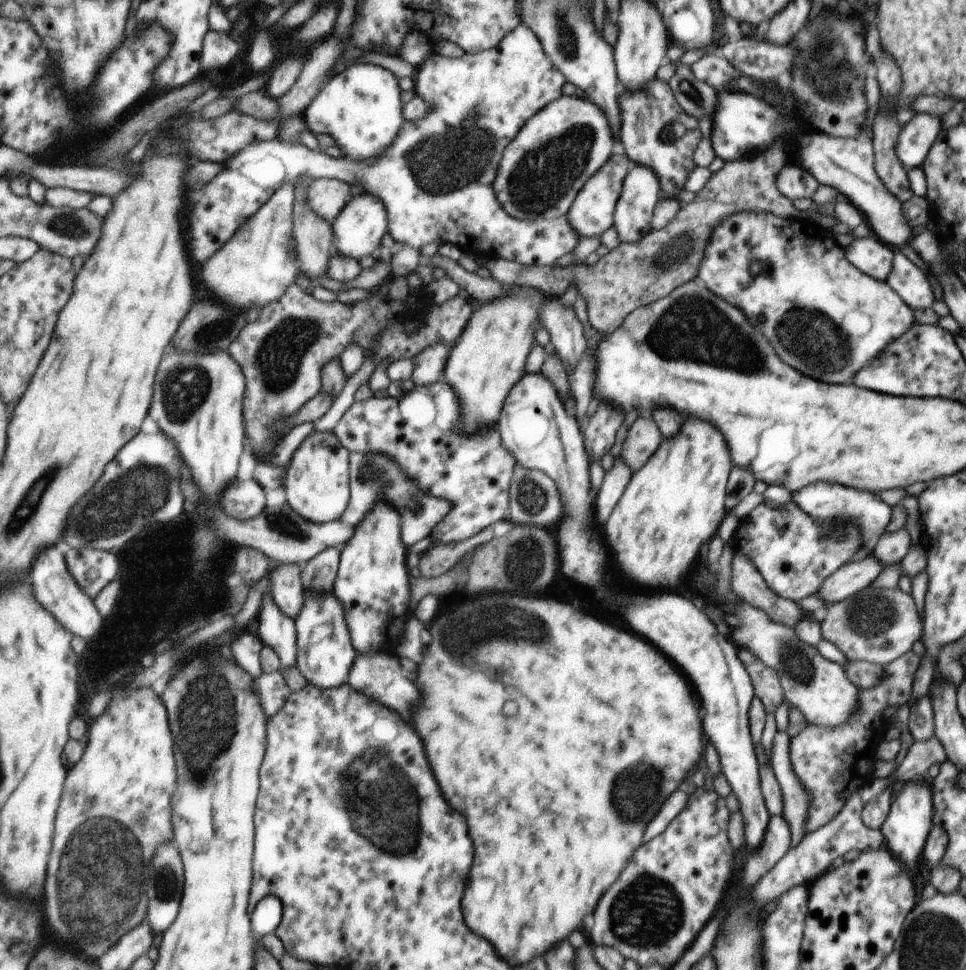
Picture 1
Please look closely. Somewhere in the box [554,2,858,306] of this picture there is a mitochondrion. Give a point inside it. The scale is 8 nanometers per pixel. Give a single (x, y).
(833, 85)

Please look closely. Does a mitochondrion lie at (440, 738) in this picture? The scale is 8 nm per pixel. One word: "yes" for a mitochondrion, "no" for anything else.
no

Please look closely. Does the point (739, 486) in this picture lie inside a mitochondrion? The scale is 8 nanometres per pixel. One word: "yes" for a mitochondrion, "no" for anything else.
yes

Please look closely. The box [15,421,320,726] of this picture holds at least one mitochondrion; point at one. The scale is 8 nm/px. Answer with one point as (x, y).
(143, 489)

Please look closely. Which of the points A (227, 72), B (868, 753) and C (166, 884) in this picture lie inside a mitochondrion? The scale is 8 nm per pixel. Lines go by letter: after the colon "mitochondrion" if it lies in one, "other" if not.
A: other
B: other
C: mitochondrion

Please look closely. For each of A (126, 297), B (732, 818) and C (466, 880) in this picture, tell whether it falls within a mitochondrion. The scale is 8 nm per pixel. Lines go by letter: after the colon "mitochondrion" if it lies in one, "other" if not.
A: other
B: other
C: other

